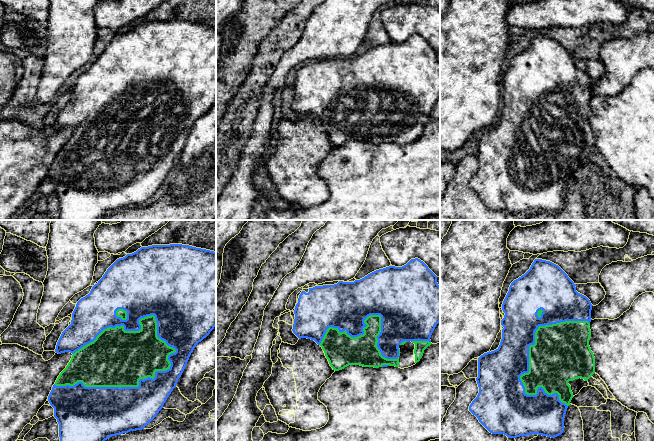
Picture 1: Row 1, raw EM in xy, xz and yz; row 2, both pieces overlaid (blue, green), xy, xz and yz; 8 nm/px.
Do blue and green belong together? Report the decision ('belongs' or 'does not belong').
belongs

